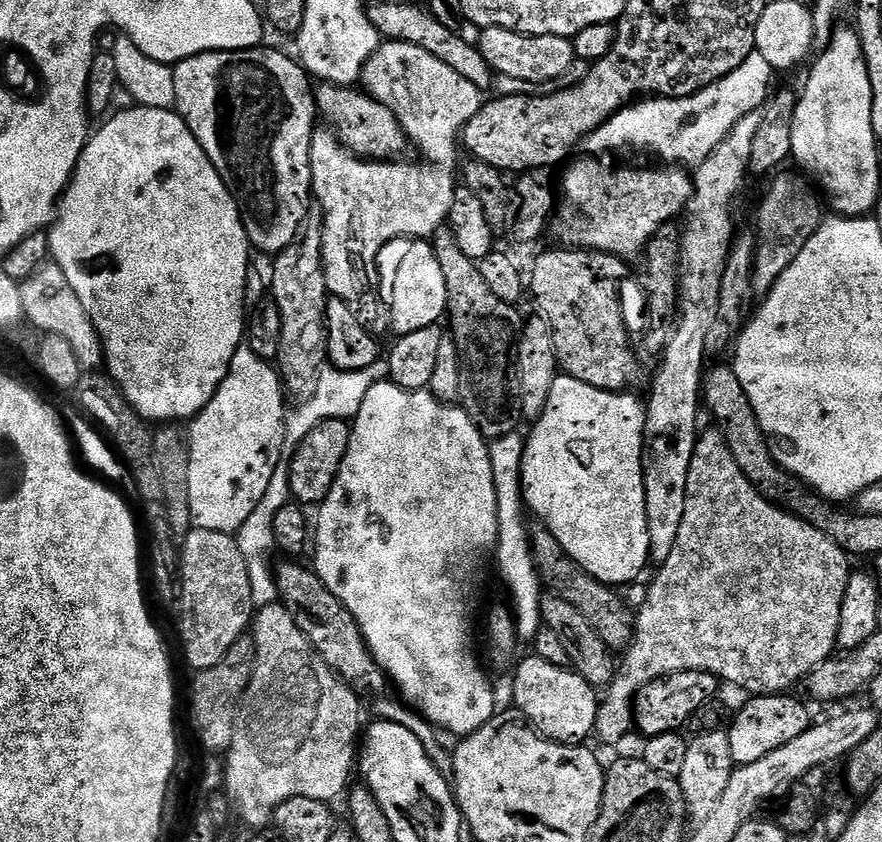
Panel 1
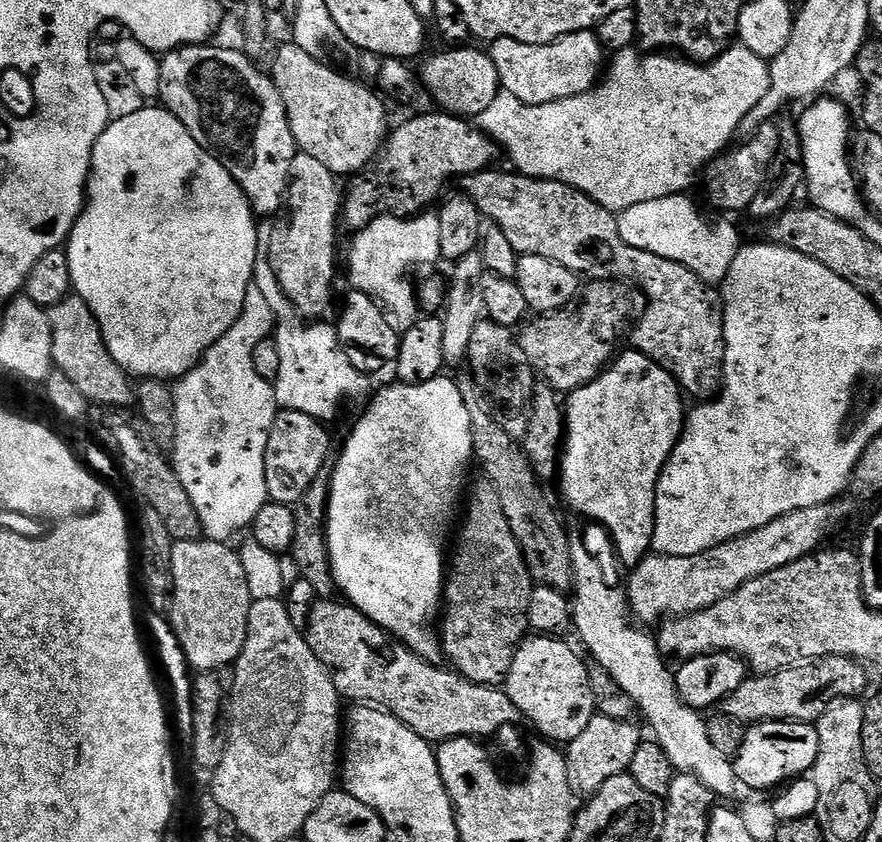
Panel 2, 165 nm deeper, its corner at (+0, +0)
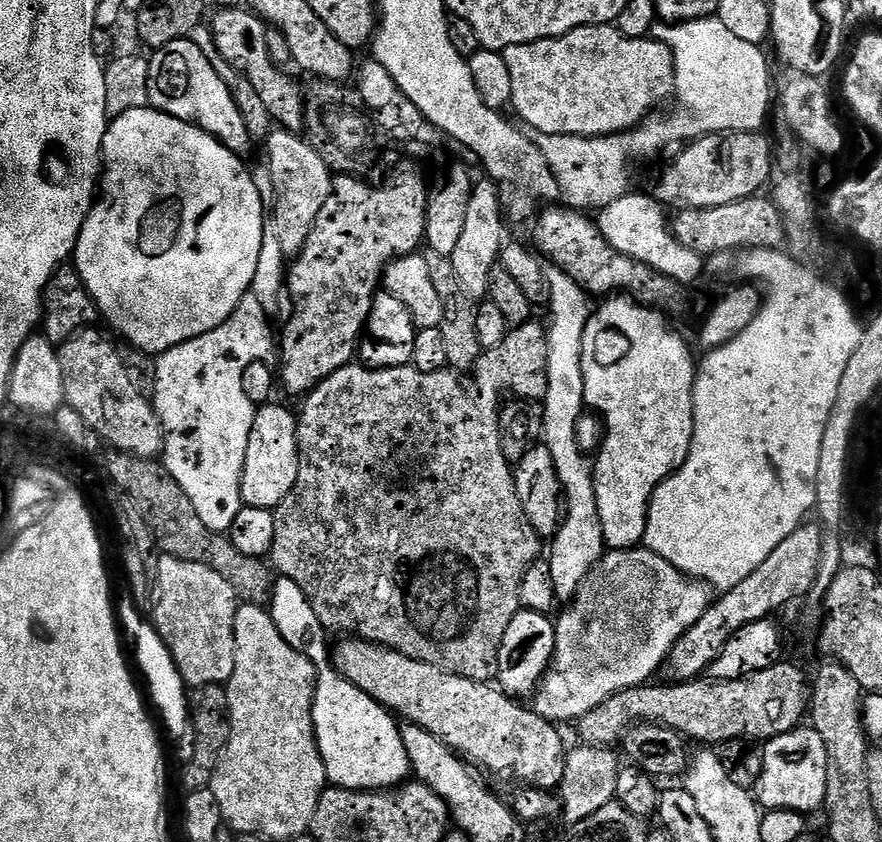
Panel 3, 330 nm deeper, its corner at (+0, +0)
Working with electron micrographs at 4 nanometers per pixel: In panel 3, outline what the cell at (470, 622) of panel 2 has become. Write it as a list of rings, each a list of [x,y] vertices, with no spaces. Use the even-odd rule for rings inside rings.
[[[525,322],[515,325],[515,327],[506,333],[498,346],[483,349],[480,357],[477,358],[474,367],[471,369],[470,375],[472,375],[472,381],[469,384],[460,377],[463,375],[459,371],[453,370],[451,367],[439,368],[438,370],[427,372],[426,370],[418,370],[412,367],[411,364],[403,364],[402,366],[394,366],[393,368],[373,368],[371,366],[365,366],[360,362],[353,362],[347,364],[345,368],[334,370],[334,374],[330,374],[322,383],[317,384],[311,392],[303,397],[302,403],[304,405],[298,408],[296,418],[300,469],[298,470],[298,478],[294,482],[290,494],[286,494],[284,501],[274,510],[276,521],[274,522],[274,546],[270,553],[270,564],[279,575],[290,578],[290,582],[298,582],[298,586],[302,586],[302,594],[306,594],[306,598],[310,598],[310,606],[314,606],[314,614],[318,614],[318,622],[322,622],[322,626],[327,628],[329,633],[336,634],[336,632],[344,632],[340,634],[347,634],[352,638],[369,640],[372,644],[382,645],[383,648],[393,648],[410,658],[414,658],[418,662],[430,662],[434,666],[438,666],[450,674],[458,674],[462,678],[470,678],[471,680],[481,682],[492,682],[497,679],[498,650],[502,646],[502,638],[506,638],[506,629],[509,628],[510,622],[514,622],[514,618],[522,610],[520,606],[522,578],[525,576],[526,570],[530,570],[530,566],[535,560],[541,559],[542,556],[542,552],[540,552],[542,538],[534,530],[534,526],[530,526],[530,518],[526,518],[526,510],[522,510],[522,502],[518,498],[518,490],[516,489],[514,468],[513,465],[508,463],[506,454],[502,450],[502,442],[500,441],[500,410],[502,401],[505,398],[513,396],[533,402],[540,402],[543,401],[546,390],[548,389],[548,342],[546,332],[541,325],[539,328],[538,325],[532,323]]]

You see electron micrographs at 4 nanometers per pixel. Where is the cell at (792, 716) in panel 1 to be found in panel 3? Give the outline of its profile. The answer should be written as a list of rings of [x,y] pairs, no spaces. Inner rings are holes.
[[[801,726],[792,731],[774,736],[763,745],[764,761],[758,767],[756,786],[754,795],[764,810],[786,809],[788,811],[810,814],[814,811],[823,809],[824,799],[826,798],[826,774],[828,773],[828,759],[826,758],[826,742],[822,742],[822,734],[811,726]]]

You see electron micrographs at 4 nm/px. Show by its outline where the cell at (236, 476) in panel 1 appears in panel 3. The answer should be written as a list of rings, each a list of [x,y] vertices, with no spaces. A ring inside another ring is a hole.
[[[249,294],[240,299],[240,305],[233,310],[230,314],[230,318],[222,322],[214,330],[210,330],[198,338],[190,338],[190,342],[182,342],[170,350],[159,353],[159,355],[155,357],[157,382],[150,399],[156,409],[156,417],[160,419],[160,425],[164,427],[162,463],[164,469],[174,478],[174,482],[178,482],[178,486],[182,486],[186,498],[190,498],[190,506],[194,506],[198,518],[202,518],[202,522],[206,522],[206,526],[211,532],[227,533],[229,529],[231,529],[234,518],[238,518],[240,509],[244,504],[244,499],[240,493],[242,470],[246,466],[246,446],[250,446],[250,430],[254,426],[257,405],[252,404],[250,398],[246,398],[246,393],[242,391],[242,370],[246,370],[246,366],[250,366],[250,362],[254,362],[255,360],[267,361],[269,359],[268,355],[270,355],[271,352],[273,355],[274,328],[272,332],[271,326],[268,325],[268,320],[270,320],[269,313],[264,312],[258,299],[256,299],[254,295]]]

